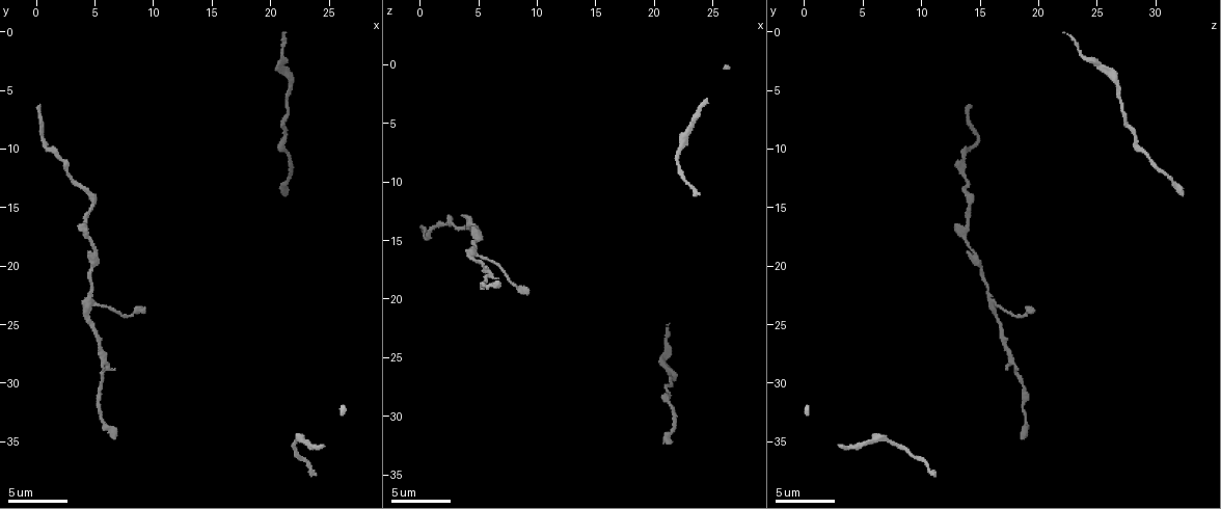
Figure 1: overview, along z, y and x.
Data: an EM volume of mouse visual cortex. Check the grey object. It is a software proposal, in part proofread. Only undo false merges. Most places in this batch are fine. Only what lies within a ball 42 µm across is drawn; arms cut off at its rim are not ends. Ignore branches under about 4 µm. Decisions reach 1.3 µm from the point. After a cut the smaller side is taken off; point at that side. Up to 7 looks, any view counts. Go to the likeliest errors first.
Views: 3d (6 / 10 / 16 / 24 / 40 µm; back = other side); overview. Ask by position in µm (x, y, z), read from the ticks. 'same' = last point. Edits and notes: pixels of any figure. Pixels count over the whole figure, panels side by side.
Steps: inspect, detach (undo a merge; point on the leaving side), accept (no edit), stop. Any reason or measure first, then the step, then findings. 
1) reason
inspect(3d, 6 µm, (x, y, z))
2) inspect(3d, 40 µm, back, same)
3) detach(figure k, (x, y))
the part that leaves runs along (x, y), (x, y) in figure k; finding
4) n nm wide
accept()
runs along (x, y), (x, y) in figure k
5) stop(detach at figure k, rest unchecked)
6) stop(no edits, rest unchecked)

inspect(3d, 6 µm, (4.4, 23.6, 16.4))

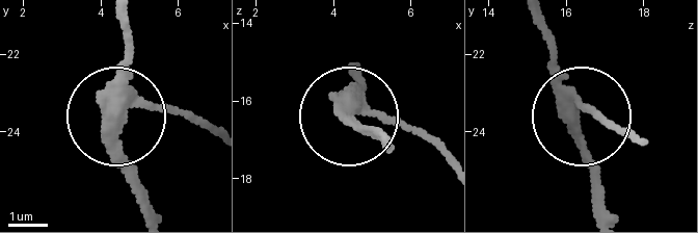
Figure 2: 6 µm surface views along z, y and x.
inspect(3d, 6 µm, back, (4.20, 23.70, 16.15))

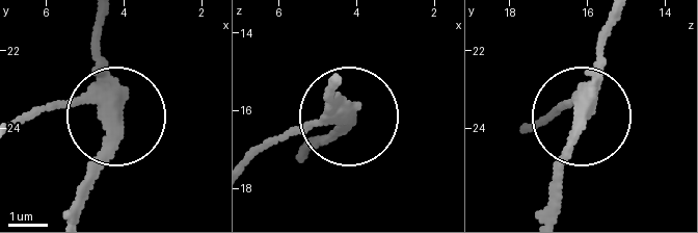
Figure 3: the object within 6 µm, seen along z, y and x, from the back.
380 nm wide
accept()
runs along (257, 152), (349, 119), (332, 85) in figure 3; continuous, no second cell

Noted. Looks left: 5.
narrows sharply
inspect(3d, 10 µm, (2.8, 12.4, 13.6))

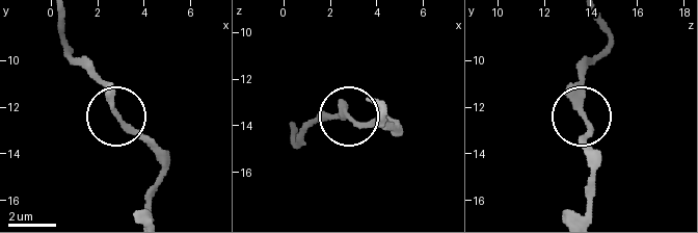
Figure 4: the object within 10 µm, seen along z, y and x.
accept()
runs along (152, 214), (162, 161), (123, 120), (108, 89), (88, 68) in figure 4; all the same cell

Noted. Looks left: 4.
calibre changes
inspect(3d, 10 µm, (8.0, 24.4, 18.6))

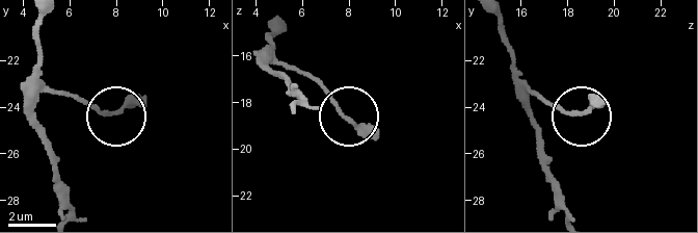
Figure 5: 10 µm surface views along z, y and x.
accept()
continuous, no second cell

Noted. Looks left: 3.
stop(no edits, rest unchecked)

